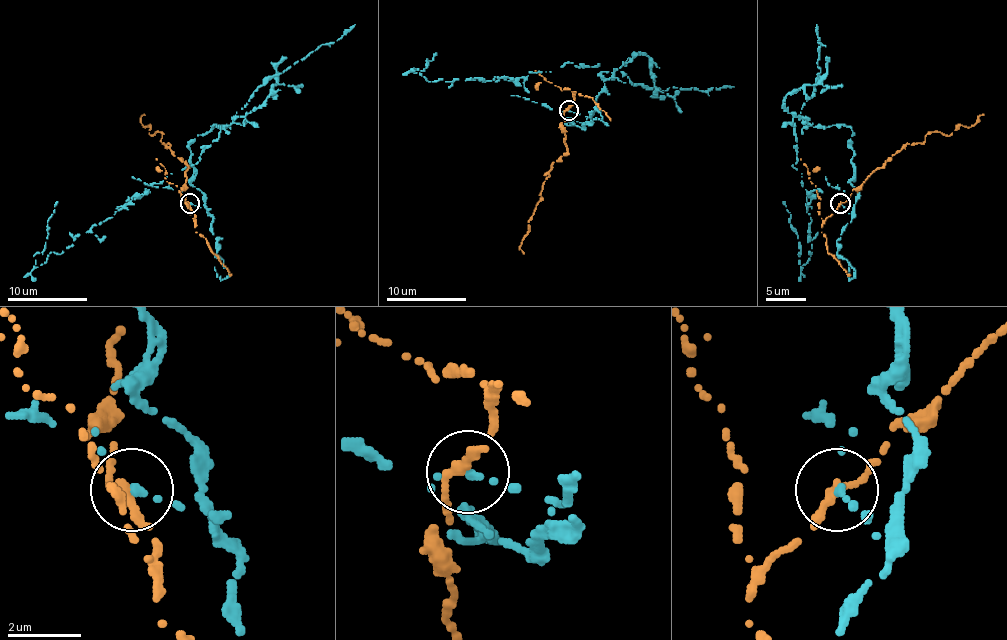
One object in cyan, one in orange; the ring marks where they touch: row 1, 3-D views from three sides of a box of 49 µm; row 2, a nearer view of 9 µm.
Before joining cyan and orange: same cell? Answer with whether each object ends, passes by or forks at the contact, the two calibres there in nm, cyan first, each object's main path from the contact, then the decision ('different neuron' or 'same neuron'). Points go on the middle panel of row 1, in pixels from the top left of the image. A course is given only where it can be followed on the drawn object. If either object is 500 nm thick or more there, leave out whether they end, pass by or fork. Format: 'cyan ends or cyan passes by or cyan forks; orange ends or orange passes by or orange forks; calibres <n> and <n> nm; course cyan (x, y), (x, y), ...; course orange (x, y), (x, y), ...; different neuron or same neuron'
cyan ends; orange passes by; calibres 160 and 240 nm; course cyan (568, 110), (586, 116), (582, 128), (568, 122), (588, 122), (600, 66), (429, 82), (413, 68), (437, 52); course orange (568, 110), (562, 122), (566, 152), (552, 163), (546, 177), (520, 245), (524, 253); different neuron

